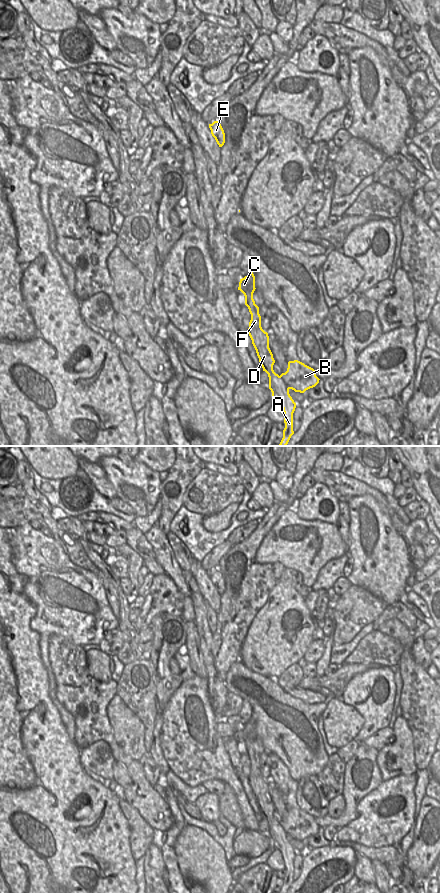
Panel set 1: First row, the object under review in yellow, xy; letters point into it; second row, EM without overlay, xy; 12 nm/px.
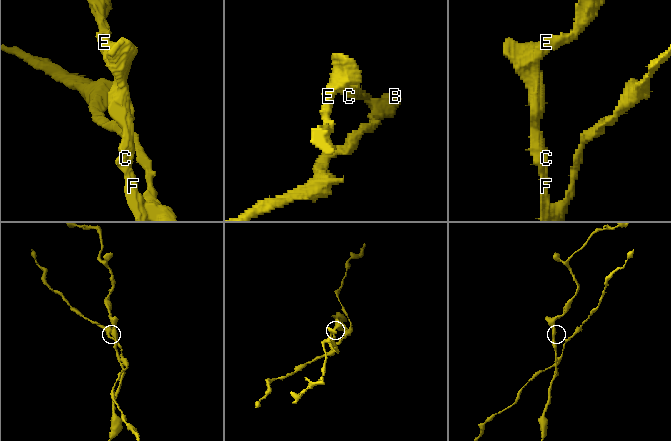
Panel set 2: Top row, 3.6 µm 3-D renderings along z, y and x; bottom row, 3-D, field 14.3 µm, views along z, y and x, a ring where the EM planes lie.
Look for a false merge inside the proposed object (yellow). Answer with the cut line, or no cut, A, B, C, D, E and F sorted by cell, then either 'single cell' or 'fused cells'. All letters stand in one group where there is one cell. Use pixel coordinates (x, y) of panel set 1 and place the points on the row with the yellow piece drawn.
xy (280, 375), (290, 388) | A C D E F / B | fused cells

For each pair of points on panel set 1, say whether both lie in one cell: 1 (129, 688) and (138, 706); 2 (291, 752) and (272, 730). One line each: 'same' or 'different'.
1: same
2: same

